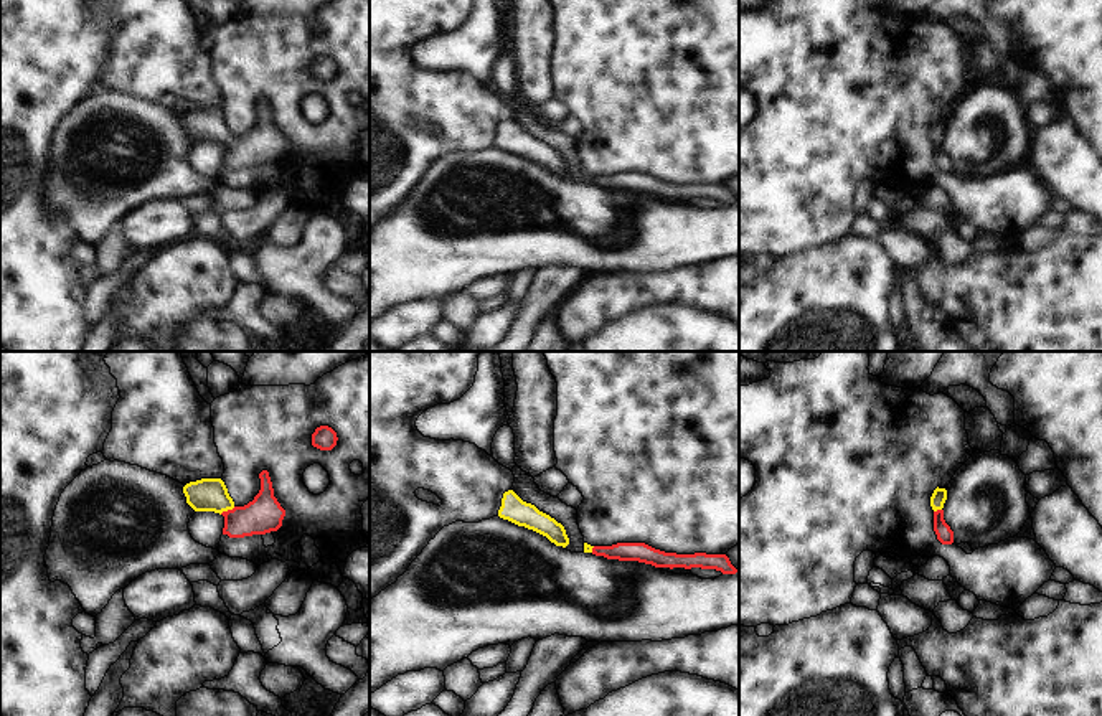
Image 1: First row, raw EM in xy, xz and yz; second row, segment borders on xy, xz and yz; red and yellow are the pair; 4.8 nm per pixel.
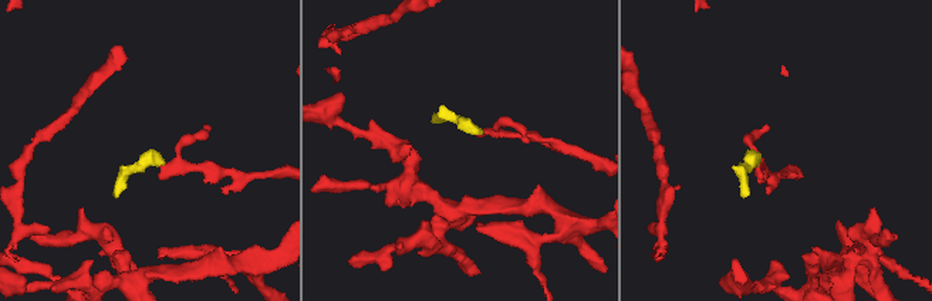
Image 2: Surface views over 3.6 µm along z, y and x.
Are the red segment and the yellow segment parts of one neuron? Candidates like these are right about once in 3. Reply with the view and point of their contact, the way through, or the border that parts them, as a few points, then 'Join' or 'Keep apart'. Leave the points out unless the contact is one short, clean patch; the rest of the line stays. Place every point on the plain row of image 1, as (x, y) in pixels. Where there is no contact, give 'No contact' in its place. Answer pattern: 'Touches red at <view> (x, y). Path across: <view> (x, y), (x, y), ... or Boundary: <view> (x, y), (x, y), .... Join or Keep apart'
Touches red at xy (228, 141). Path across: xy (264, 144), (228, 141), (208, 124). Join.

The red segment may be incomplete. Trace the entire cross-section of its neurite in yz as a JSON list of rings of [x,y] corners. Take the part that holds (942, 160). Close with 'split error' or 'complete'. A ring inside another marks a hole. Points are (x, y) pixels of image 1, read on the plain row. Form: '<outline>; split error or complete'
[[[935,119],[930,127],[930,137],[934,140],[934,162],[937,165],[937,170],[942,175],[952,175],[954,173],[954,162],[944,150],[944,134],[947,130],[947,120],[945,119]]]; split error

